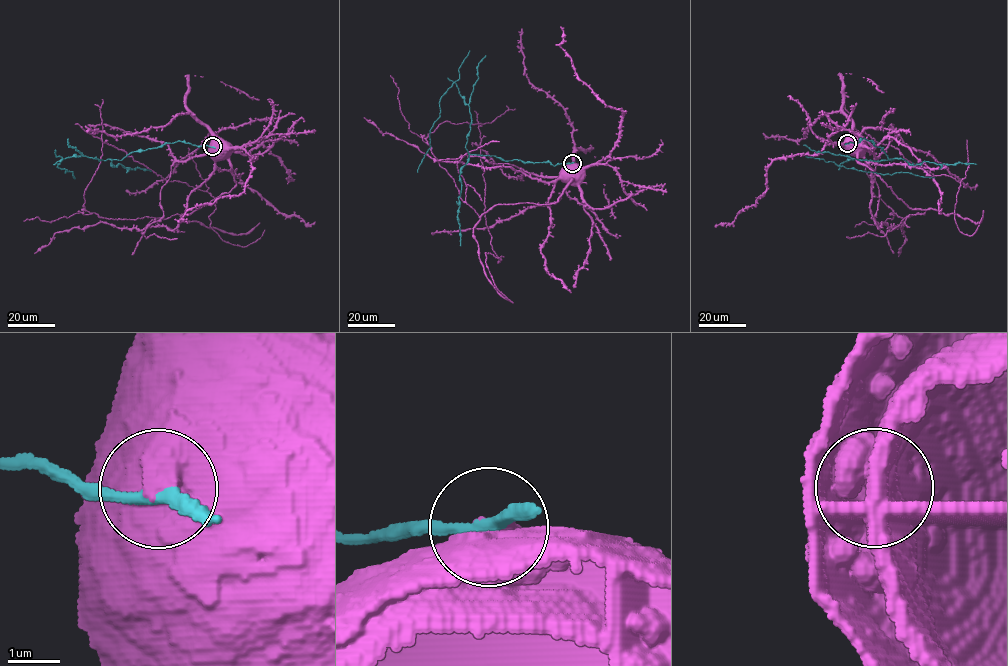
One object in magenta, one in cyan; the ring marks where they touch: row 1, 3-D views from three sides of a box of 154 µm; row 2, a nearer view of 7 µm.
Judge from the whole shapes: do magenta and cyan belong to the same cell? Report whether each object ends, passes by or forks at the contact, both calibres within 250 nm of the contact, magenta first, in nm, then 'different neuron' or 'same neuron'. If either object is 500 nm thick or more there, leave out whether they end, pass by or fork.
750/200 nm | different neuron

